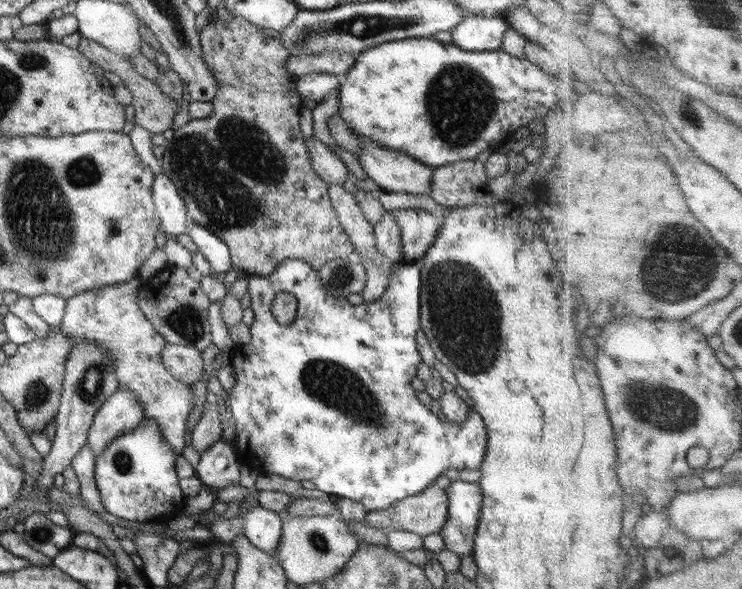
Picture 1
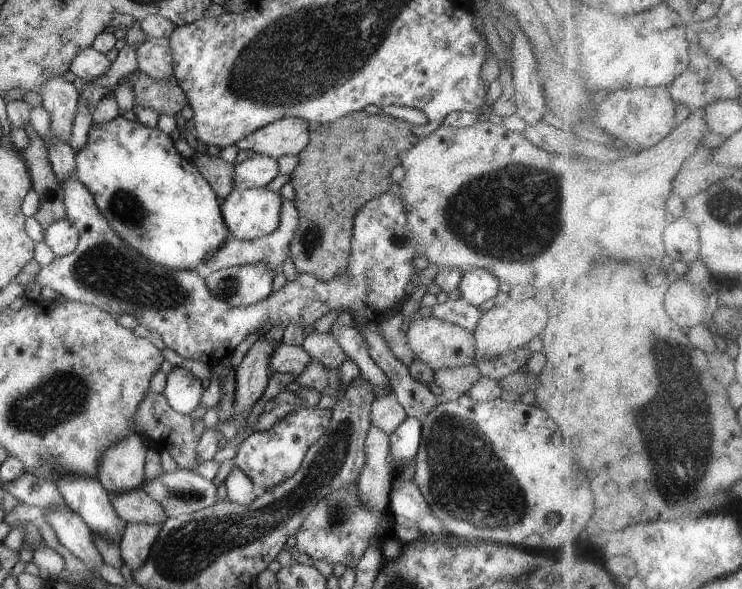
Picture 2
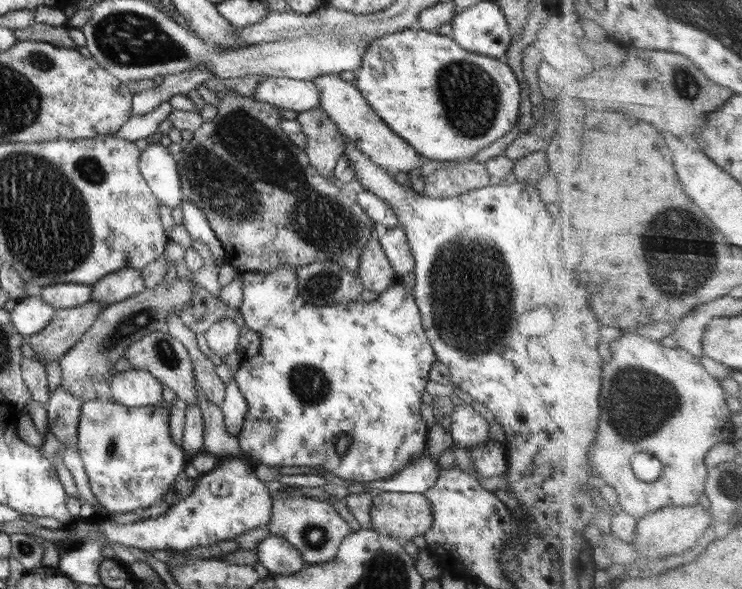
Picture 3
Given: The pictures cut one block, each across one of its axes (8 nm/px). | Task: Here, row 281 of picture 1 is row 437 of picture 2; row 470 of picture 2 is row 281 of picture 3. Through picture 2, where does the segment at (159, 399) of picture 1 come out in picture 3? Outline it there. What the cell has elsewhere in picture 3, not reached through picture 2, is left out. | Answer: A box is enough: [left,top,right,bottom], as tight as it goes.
[92,268,145,308]

